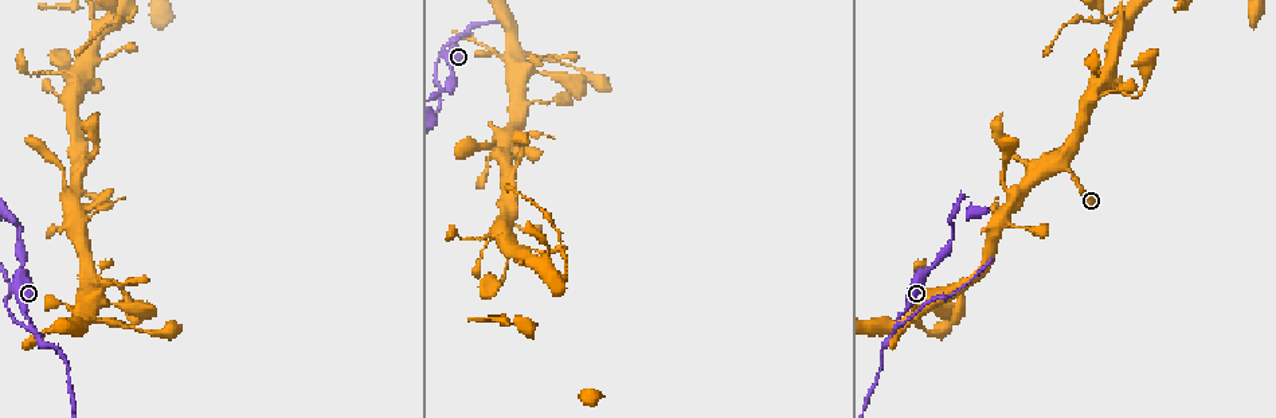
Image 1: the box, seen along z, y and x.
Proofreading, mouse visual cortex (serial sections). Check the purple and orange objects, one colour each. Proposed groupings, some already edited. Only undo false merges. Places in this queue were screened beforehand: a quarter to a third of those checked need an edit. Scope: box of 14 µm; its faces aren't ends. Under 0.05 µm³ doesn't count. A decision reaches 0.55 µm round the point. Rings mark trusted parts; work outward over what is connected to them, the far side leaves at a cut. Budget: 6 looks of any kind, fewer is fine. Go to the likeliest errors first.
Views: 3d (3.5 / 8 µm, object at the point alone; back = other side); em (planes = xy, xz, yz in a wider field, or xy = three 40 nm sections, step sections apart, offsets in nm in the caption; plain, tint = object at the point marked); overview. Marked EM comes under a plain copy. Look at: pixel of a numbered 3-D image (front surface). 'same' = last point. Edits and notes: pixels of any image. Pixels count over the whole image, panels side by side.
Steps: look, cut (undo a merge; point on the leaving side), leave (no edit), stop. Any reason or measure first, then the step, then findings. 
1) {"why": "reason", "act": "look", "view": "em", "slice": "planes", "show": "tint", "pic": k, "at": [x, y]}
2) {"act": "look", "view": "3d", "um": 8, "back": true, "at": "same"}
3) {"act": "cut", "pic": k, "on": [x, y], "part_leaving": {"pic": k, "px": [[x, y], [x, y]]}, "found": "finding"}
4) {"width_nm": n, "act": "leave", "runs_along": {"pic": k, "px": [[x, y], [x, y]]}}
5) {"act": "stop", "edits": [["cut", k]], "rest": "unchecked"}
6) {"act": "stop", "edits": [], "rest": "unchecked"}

{"why": "two arms in line, one across", "act": "look", "view": "3d", "um": 3.5, "back": true, "pic": 1, "at": [457, 39]}

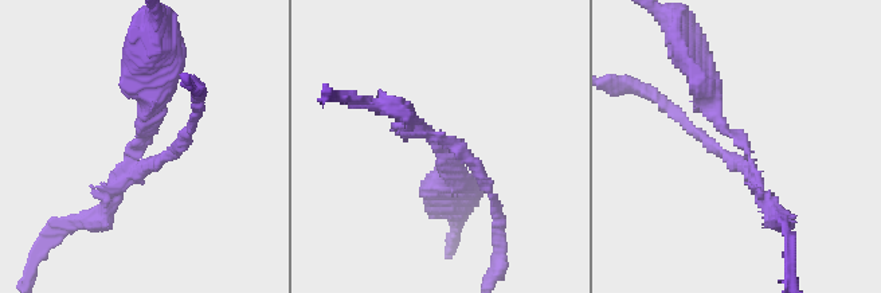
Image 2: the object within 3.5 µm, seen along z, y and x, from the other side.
{"arms": 3, "arm_widths_nm": [150, 200, 250], "act": "look", "view": "em", "slice": "planes", "show": "tint", "pic": 2, "at": [133, 162]}

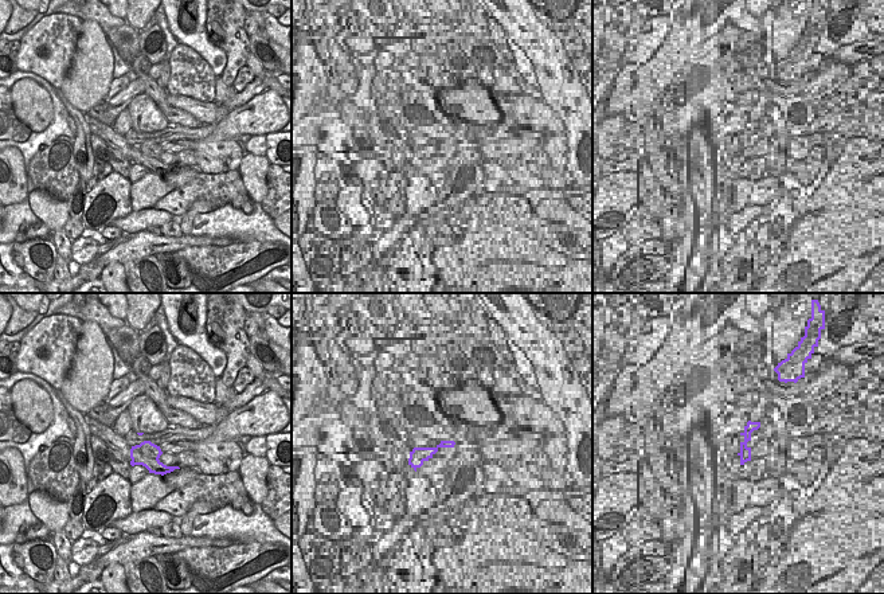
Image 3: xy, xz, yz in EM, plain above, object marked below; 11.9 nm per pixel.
{"act": "cut", "pic": 2, "on": [709, 141], "border": {"pic": 3, "px": [[132, 446], [159, 461]]}, "found": "two cells meet here"}

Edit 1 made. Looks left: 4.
{"why": "redraw", "act": "look", "view": "overview"}

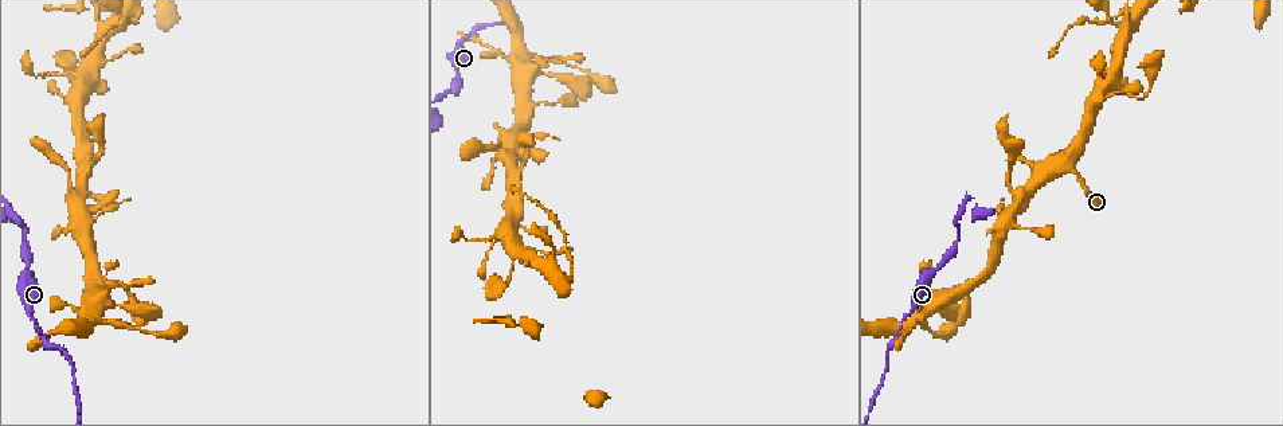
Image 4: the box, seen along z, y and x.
{"why": "abrupt turn", "act": "look", "view": "3d", "um": 3.5, "pic": 4, "at": [121, 26]}

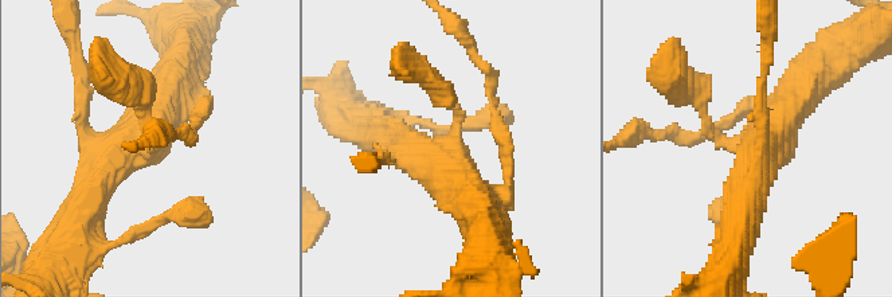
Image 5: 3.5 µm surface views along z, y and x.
{"act": "look", "view": "em", "slice": "xy", "step": 5, "show": "tint", "pic": 5, "at": [458, 142]}

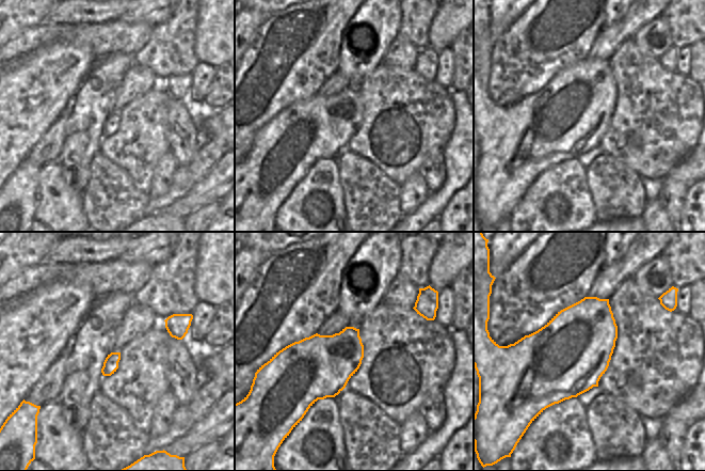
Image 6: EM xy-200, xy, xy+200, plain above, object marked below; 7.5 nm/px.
{"arm_widths_nm": [150, 150, 450, 450], "act": "leave", "runs_along": {"pic": 5, "px": [[83, 214], [163, 102], [191, 102]]}, "found": "one cell here"}

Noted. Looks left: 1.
{"act": "stop", "edits": [["cut", 2]], "rest": "unchecked"}

